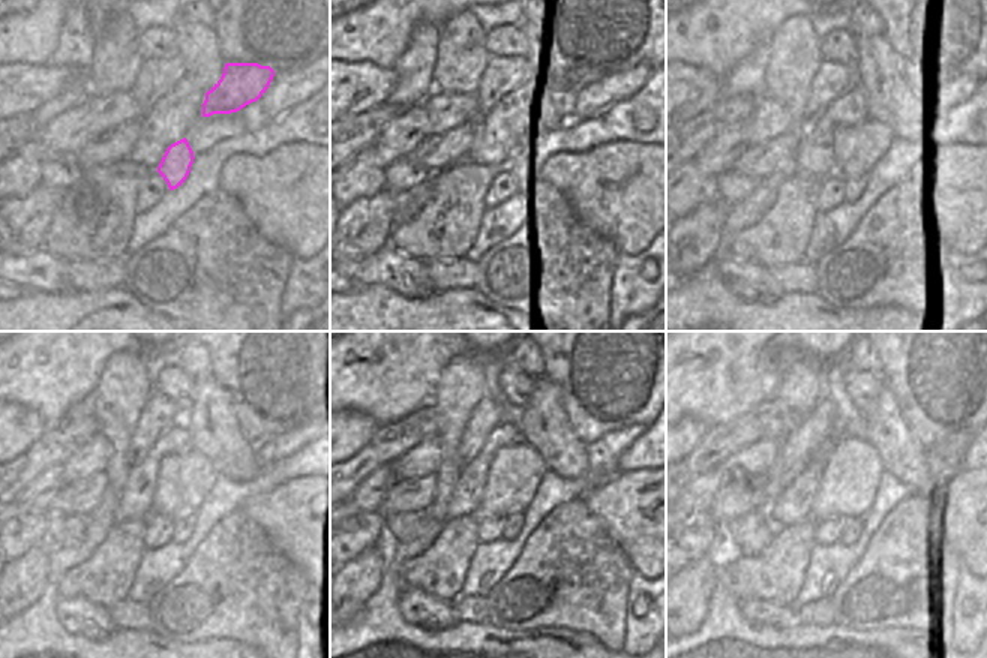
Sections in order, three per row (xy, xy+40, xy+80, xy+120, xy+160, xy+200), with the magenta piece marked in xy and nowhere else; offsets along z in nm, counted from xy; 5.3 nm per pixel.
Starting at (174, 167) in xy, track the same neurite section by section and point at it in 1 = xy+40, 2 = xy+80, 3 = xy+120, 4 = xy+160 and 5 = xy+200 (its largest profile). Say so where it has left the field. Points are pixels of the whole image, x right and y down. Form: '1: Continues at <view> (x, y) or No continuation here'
1: Continues at xy+40 (516, 167)
2: Continues at xy+80 (852, 188)
3: Continues at xy+120 (182, 528)
4: Continues at xy+160 (515, 525)
5: Continues at xy+200 (854, 526).

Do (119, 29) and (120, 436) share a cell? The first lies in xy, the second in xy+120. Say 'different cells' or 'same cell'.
same cell

